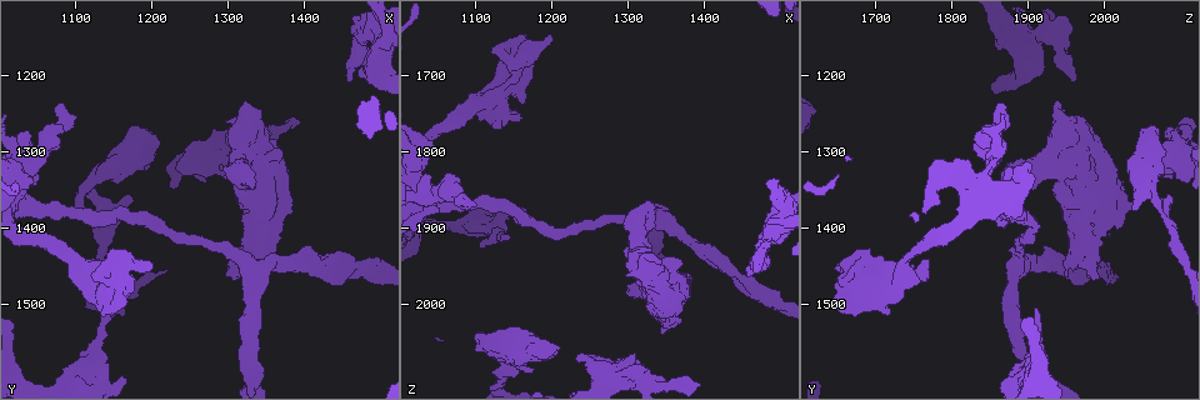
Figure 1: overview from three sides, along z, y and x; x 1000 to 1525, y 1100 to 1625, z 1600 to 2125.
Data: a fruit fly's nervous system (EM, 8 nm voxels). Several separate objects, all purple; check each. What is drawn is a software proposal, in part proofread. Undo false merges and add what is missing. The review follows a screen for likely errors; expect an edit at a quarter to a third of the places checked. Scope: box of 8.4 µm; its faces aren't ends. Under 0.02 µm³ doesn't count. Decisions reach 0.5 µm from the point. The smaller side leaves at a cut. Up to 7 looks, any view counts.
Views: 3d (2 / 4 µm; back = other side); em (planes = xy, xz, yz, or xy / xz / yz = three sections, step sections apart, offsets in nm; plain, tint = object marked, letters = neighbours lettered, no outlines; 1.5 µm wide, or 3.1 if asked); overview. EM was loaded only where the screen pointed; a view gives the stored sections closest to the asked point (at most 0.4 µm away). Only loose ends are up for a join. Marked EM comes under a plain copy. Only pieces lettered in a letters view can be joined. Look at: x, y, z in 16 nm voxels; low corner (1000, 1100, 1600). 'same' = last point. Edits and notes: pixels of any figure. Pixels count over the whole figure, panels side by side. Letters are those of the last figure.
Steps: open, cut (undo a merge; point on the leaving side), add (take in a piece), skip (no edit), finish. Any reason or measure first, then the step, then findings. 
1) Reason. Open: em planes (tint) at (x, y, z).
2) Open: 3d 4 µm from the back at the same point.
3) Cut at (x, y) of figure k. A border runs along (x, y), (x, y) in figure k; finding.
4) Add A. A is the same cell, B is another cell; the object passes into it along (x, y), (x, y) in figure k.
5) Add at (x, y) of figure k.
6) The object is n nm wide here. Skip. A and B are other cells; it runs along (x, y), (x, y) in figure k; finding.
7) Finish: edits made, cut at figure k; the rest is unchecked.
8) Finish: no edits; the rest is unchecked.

An open end. Open: em xz step 4 (tint) at (1040, 1325, 1870).

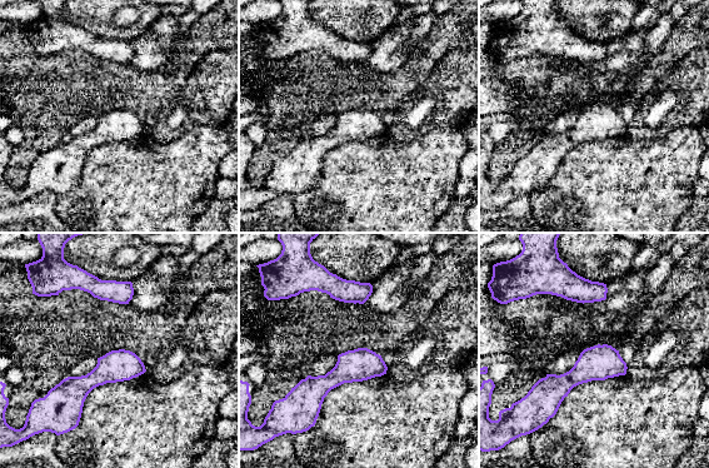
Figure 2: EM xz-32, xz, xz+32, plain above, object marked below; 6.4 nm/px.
Open: em planes (letters) at the same point.

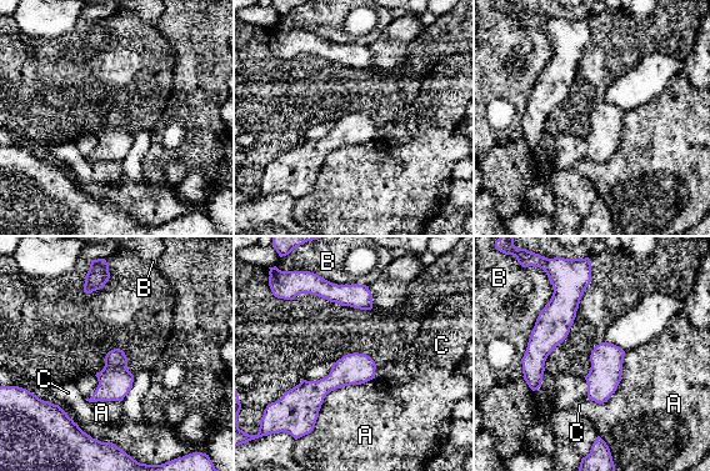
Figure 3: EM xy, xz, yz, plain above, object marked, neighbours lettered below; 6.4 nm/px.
The longest contact is with B, 650 nm. Skip. A, B and C are other cells; a border runs along (374, 377), (331, 390), (310, 431) in figure 3; none of them fits.

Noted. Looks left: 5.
Arms part here. Open: em xz step 8 (tint) at (1120, 1345, 2055).

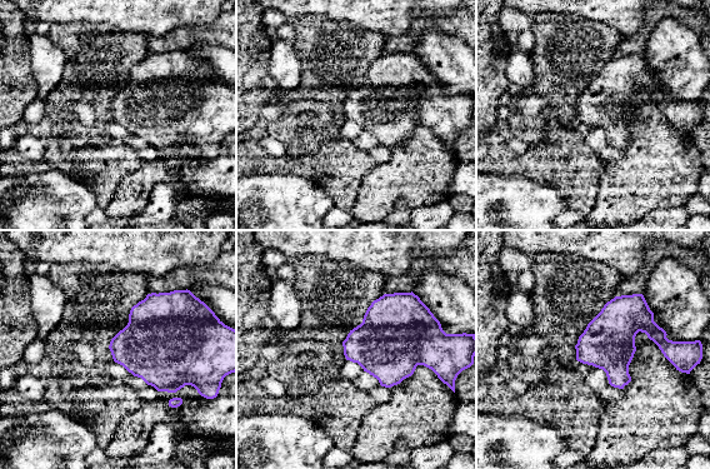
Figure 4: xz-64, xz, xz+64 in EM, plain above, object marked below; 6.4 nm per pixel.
What lies round it. Open: em xz step 8 (letters) at the same point.

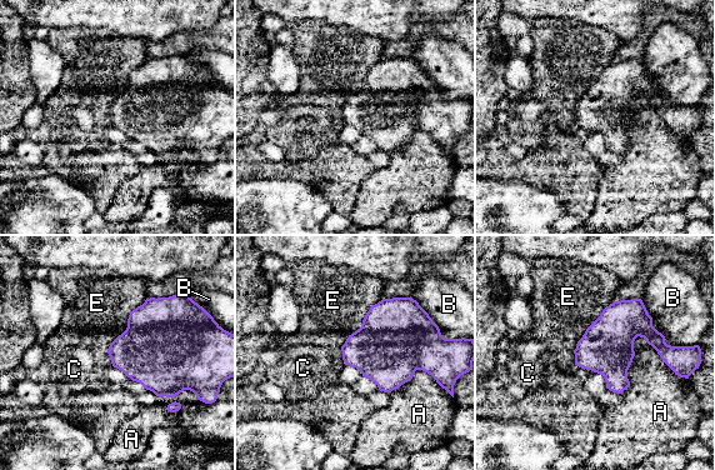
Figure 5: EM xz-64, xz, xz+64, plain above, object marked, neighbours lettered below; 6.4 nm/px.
The object is 300 nm wide here. Skip. A, B, C and E are other cells; a border runs along (643, 336), (634, 341), (621, 393) in figure 5; all the same neuron.

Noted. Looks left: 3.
Stops while still wide. Open: 3d 4 µm at (1310, 1355, 1935).

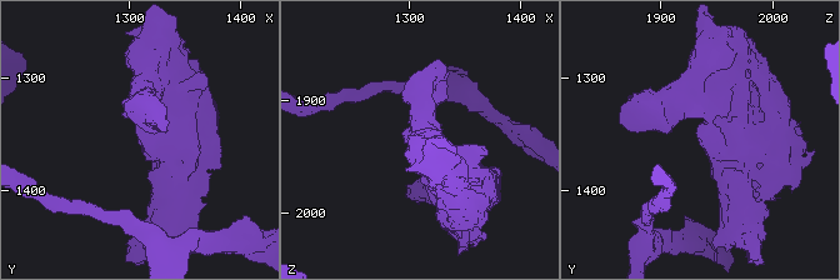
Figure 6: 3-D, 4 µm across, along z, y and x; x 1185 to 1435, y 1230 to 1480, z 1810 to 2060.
Now the EM. Open: em planes (letters) at (1310, 1356, 1938).

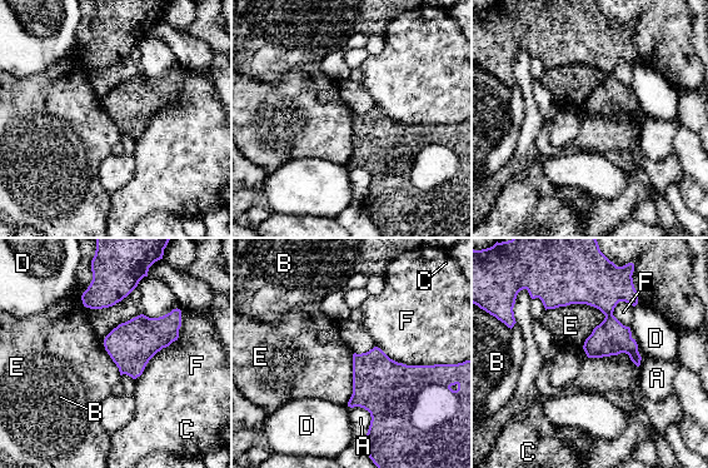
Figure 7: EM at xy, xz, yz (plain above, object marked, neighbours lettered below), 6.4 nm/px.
Skip. A, B, C, D, E and F are other cells; a border runs along (552, 308), (589, 304), (606, 317) in figure 7; none of them fits.

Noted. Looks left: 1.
Finish: no edits; the rest is unchecked.

